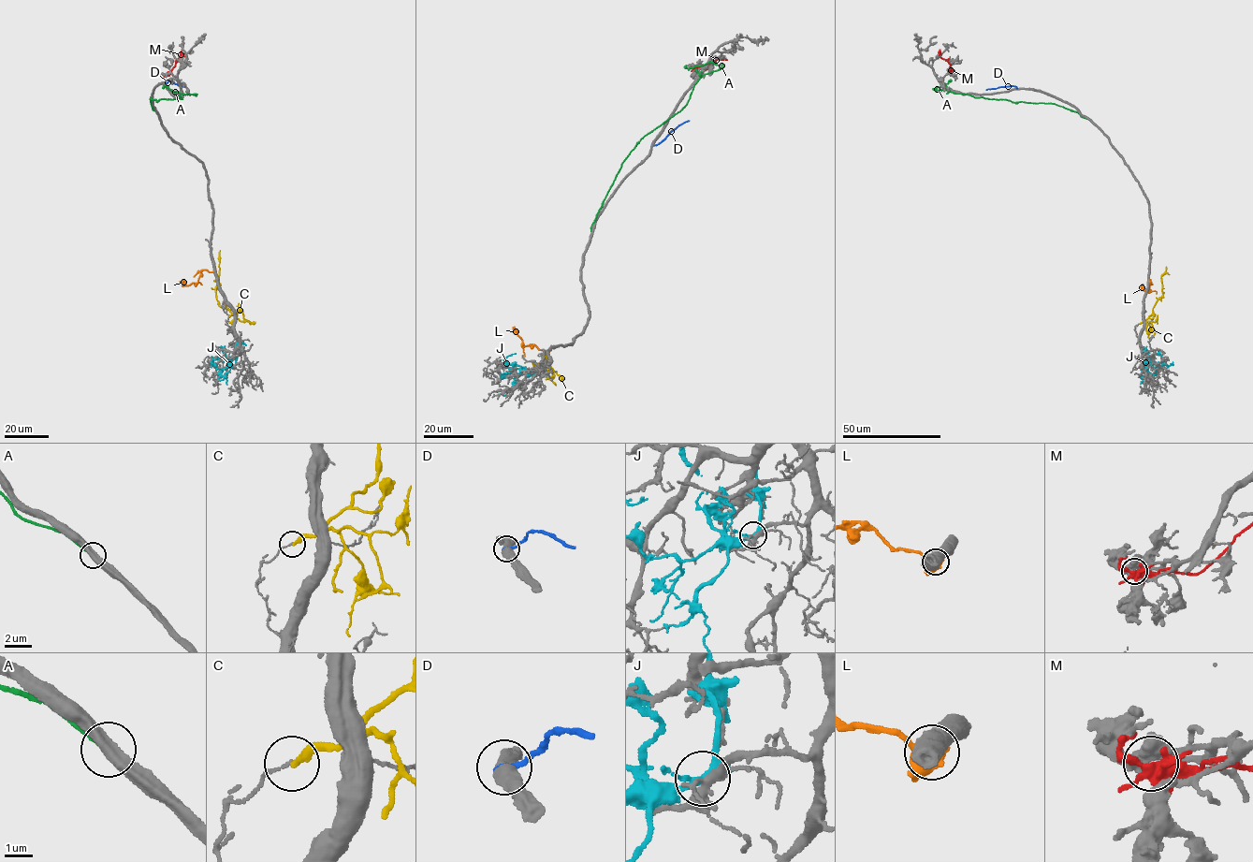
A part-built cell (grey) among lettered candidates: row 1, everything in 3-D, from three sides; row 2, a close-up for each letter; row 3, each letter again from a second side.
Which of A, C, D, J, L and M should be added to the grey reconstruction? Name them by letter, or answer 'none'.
none

